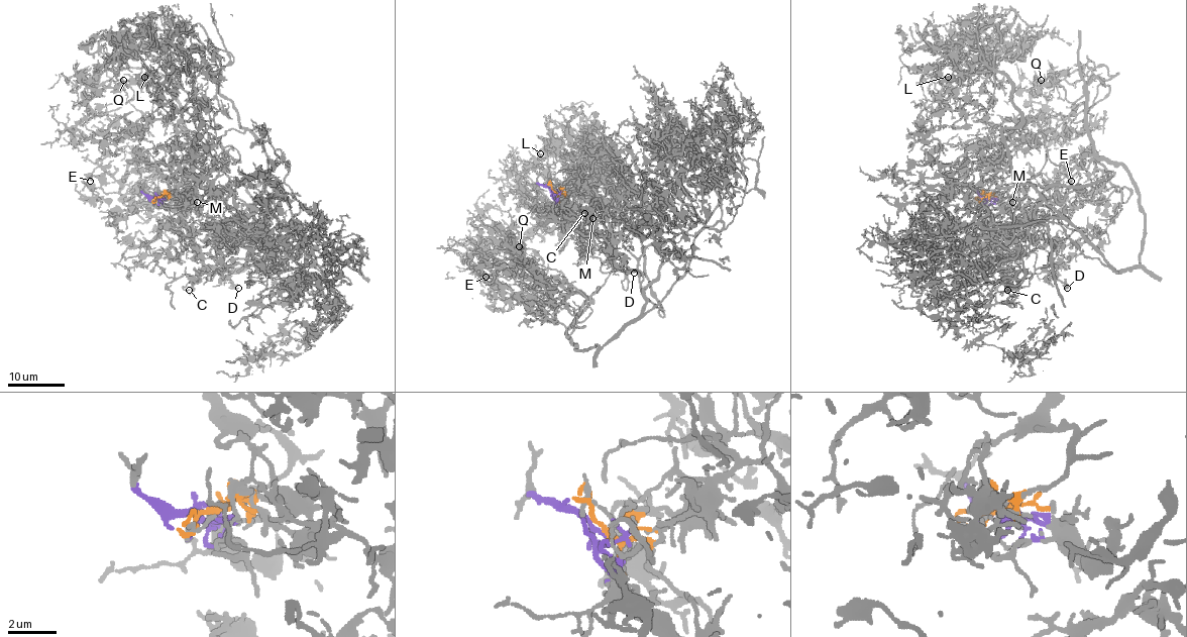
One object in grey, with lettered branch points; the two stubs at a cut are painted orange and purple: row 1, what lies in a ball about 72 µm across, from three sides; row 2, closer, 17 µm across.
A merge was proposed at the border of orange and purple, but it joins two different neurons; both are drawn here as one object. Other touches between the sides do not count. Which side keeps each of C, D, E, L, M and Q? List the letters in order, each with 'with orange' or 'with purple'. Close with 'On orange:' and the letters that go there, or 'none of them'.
C: with purple
D: with purple
E: with orange
L: with orange
M: with purple
Q: with orange
On orange: E, L, Q

